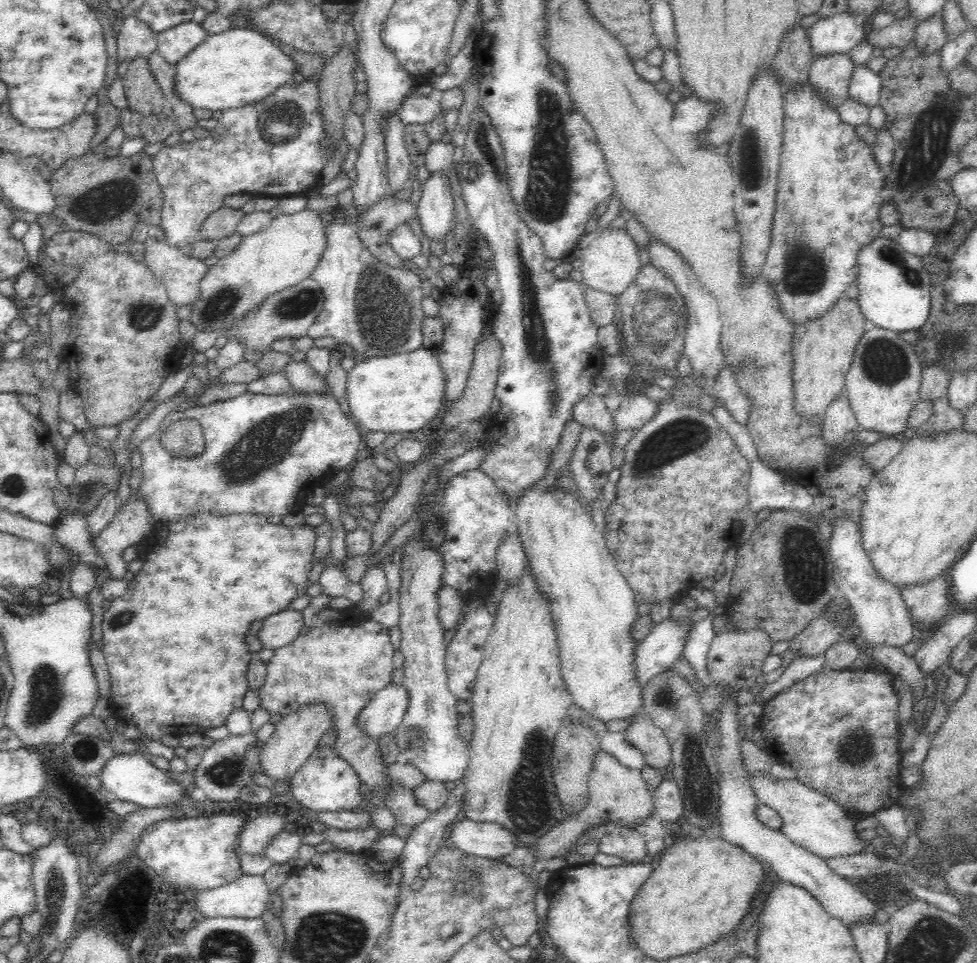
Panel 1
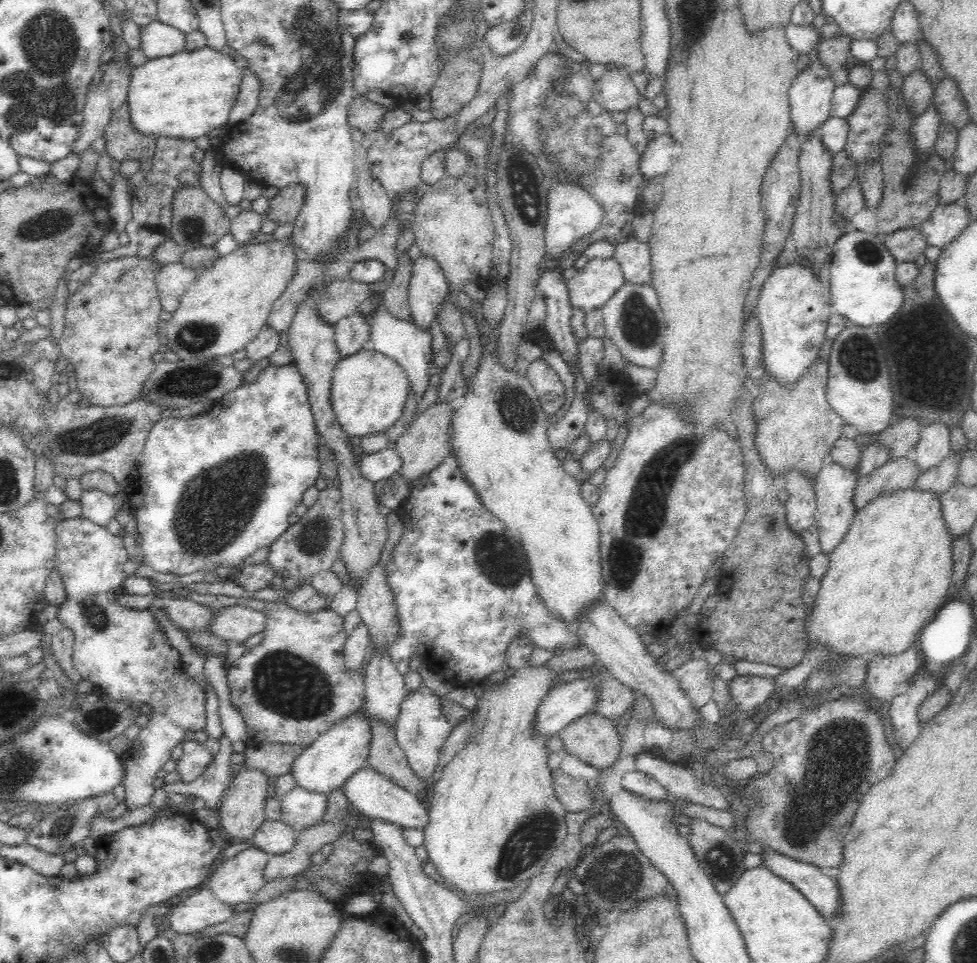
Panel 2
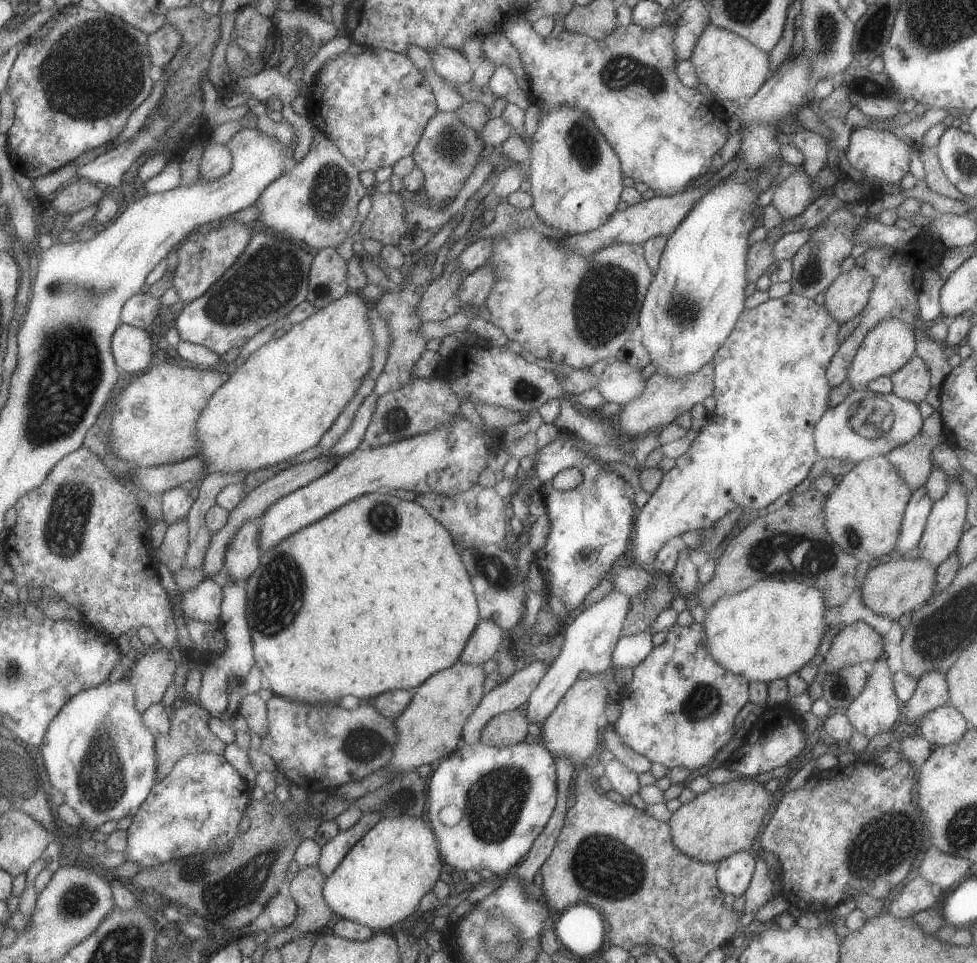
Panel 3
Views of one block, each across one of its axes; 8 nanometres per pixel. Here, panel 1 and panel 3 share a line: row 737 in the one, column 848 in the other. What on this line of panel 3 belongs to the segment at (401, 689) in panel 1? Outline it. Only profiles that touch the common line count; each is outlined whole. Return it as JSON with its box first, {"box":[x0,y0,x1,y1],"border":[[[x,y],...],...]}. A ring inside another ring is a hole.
{"box":[846,319,914,390],"border":[[[886,319],[879,322],[863,338],[859,349],[853,356],[852,364],[846,373],[846,382],[851,390],[866,388],[869,382],[878,377],[891,377],[898,369],[901,369],[914,356],[914,330],[896,319]]]}

